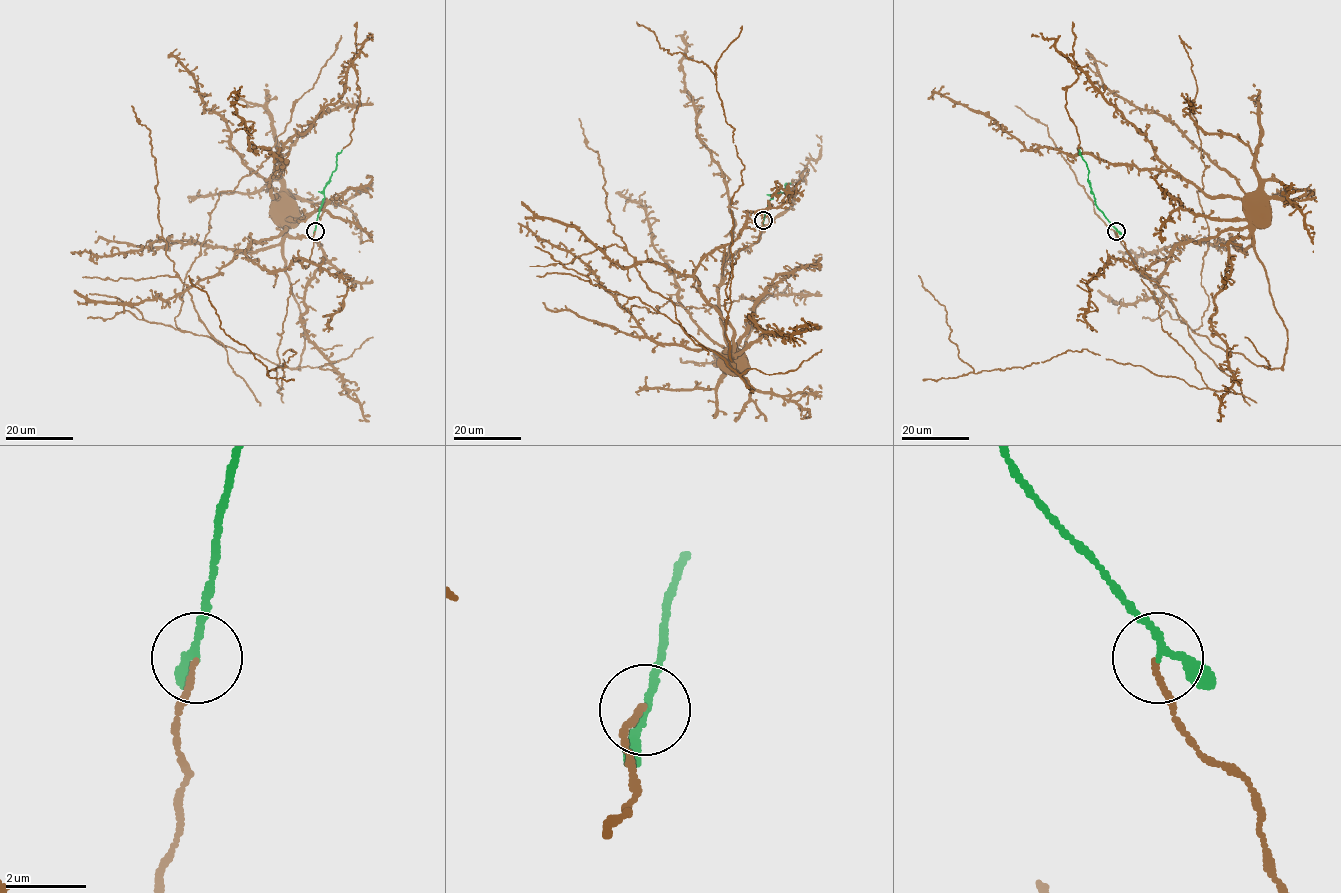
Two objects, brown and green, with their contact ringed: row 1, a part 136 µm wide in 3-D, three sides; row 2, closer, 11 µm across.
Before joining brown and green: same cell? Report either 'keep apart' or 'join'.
join

